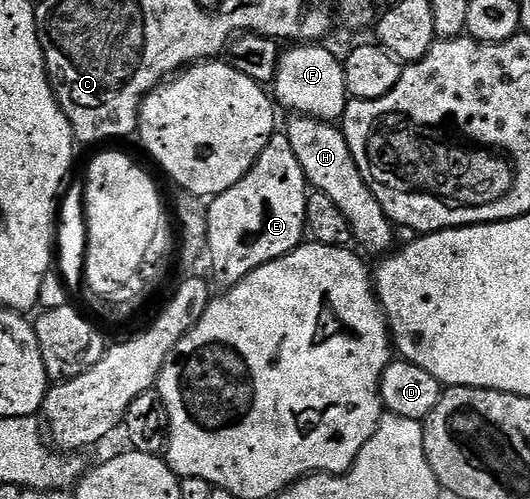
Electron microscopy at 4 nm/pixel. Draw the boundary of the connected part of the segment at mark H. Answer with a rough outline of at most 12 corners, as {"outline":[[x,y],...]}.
{"outline":[[285,126],[308,186],[329,195],[360,250],[386,254],[391,218],[369,191],[342,128]]}

